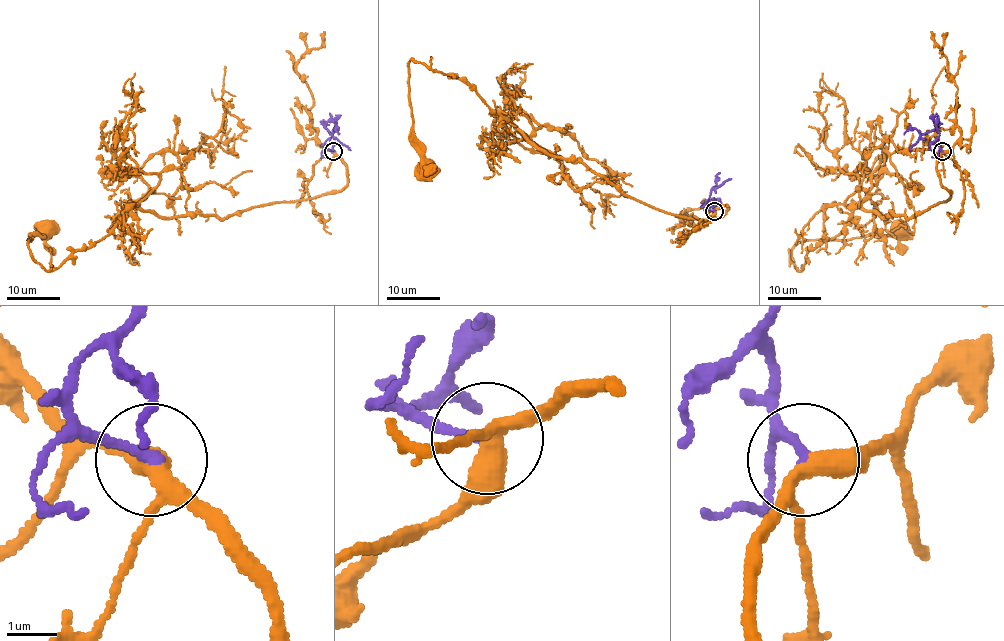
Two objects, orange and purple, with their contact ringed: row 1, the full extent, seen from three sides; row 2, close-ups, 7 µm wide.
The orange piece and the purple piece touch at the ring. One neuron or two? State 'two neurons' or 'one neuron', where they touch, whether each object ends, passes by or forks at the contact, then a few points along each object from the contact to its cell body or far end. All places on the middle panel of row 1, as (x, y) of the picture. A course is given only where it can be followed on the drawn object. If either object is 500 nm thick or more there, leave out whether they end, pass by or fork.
one neuron | (714, 211) | orange forks | purple ends | orange via (714, 210), (668, 214), (622, 194), (413, 60), (424, 168) | purple via (714, 210), (705, 208), (715, 205), (706, 204), (711, 190), (731, 179)

